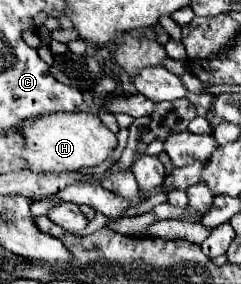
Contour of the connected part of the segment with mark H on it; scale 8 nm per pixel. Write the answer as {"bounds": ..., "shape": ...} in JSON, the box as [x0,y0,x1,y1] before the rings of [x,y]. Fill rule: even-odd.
{"bounds":[22,112,116,172],"shape":[[[56,112],[52,116],[40,116],[30,124],[24,122],[22,132],[26,136],[24,156],[34,172],[92,168],[106,162],[116,150],[116,134],[92,112]]]}

